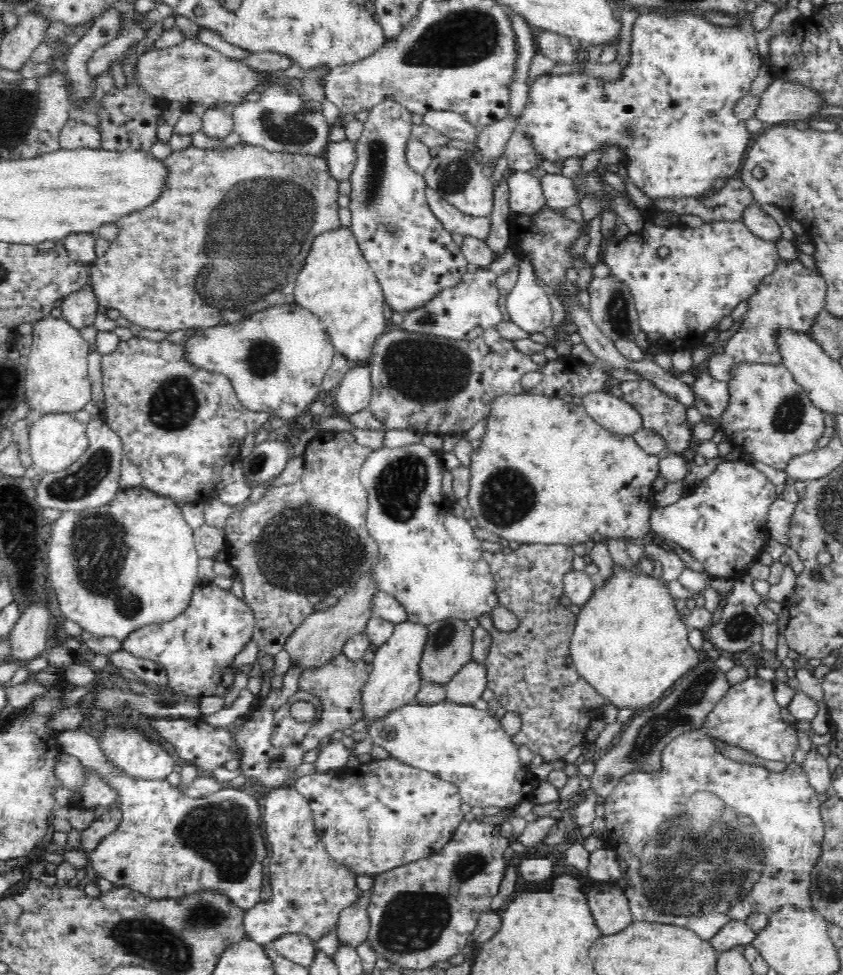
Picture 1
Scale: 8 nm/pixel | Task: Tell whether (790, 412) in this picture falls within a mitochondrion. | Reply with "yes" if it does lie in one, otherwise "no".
yes

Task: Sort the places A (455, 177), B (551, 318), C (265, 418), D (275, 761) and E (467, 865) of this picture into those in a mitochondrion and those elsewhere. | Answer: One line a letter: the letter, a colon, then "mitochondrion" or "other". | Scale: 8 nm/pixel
A: mitochondrion
B: other
C: other
D: mitochondrion
E: mitochondrion

